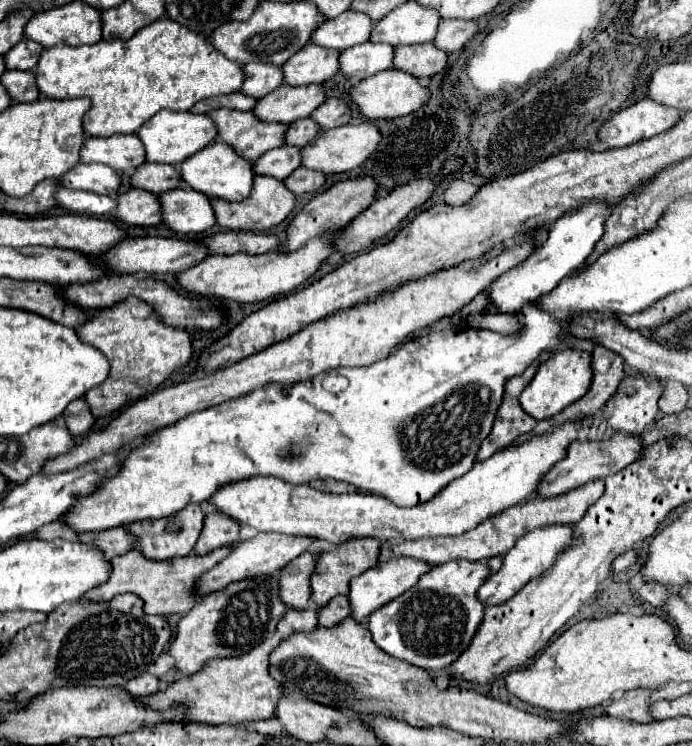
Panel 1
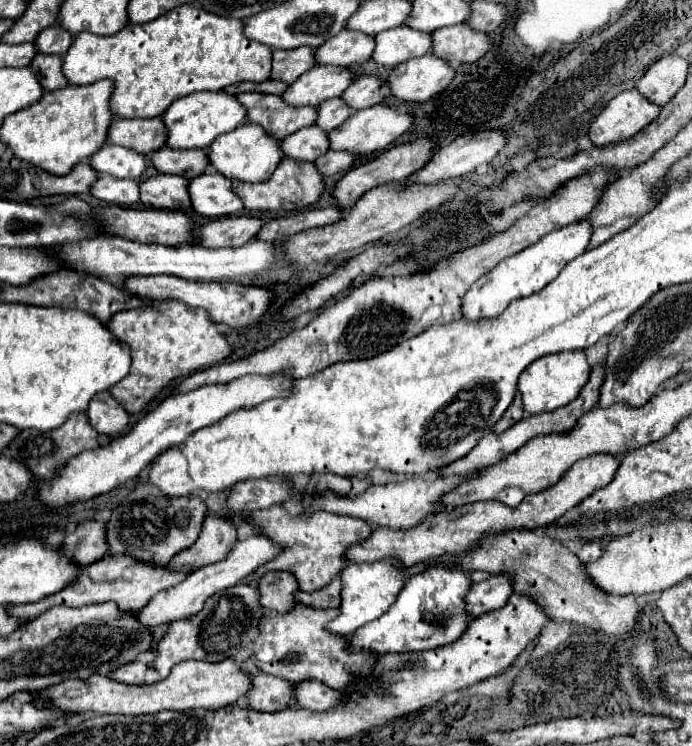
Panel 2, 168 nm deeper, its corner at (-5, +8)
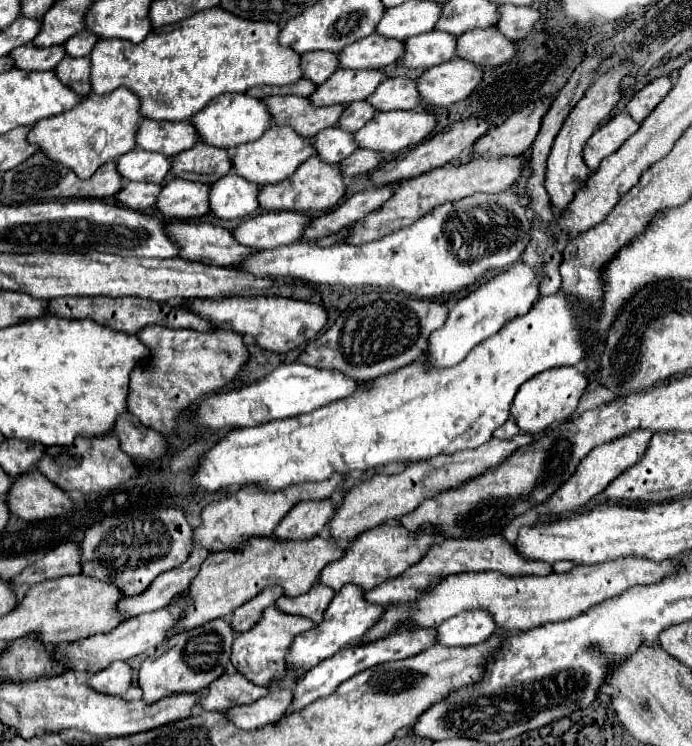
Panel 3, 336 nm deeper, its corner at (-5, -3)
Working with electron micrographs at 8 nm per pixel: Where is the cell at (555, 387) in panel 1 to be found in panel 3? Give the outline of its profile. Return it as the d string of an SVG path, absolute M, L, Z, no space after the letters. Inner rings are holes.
M577 367L547 369L545 373L535 375L535 379L523 383L523 387L517 391L513 399L511 415L523 433L537 435L543 429L547 429L553 421L567 421L575 413L585 387L587 387L587 377Z

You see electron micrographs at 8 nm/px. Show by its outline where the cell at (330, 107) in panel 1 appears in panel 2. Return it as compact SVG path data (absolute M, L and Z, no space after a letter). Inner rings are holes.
M359 76L343 94L341 100L351 110L361 110L379 104L389 94L387 84L377 76ZM385 92L385 94L383 94Z

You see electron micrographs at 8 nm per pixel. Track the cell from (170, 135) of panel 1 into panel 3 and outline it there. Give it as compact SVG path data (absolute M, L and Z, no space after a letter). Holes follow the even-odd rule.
M227 93L215 97L199 115L191 119L195 123L195 129L199 131L199 137L207 145L235 149L237 145L249 143L259 139L269 127L271 127L271 113L267 111L267 105L263 99L251 97L247 93Z

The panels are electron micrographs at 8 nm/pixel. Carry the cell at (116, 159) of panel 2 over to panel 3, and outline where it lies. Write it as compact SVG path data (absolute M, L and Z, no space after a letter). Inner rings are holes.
M133 149L119 157L117 169L123 173L127 181L147 181L147 183L163 183L171 169L171 159L161 153Z

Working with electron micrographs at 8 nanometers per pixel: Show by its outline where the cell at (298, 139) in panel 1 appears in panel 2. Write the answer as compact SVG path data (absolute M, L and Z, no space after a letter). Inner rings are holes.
M331 98L327 102L323 102L317 110L317 120L315 124L325 130L331 132L333 128L337 128L339 124L343 124L347 118L351 116L351 108L347 108L347 104L343 104L339 98Z

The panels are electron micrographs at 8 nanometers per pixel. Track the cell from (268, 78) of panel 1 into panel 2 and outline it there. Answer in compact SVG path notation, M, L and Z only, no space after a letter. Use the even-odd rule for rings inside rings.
M295 48L295 50L273 50L273 68L271 80L281 80L285 84L295 82L303 72L313 68L311 64L313 48Z

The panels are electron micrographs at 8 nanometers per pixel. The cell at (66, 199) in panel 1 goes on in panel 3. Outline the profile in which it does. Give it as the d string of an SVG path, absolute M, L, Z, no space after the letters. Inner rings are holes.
M131 181L131 183L125 183L123 191L119 191L115 197L131 209L145 211L157 203L161 189L163 185L157 185L157 183L133 183Z

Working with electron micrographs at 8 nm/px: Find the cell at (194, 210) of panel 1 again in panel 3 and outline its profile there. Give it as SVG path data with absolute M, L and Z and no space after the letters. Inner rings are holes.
M229 173L229 175L225 175L223 179L219 179L217 183L211 185L211 195L209 195L211 213L217 215L219 219L243 219L243 217L249 217L259 209L259 201L257 201L259 191L261 191L261 185L247 181L245 177L239 177L237 173Z

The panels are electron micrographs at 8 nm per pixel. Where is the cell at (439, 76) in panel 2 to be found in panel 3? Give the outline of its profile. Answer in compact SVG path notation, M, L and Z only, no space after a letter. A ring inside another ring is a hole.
M453 59L443 65L427 69L417 87L423 103L433 107L449 107L461 99L467 99L483 81L483 69L467 59Z

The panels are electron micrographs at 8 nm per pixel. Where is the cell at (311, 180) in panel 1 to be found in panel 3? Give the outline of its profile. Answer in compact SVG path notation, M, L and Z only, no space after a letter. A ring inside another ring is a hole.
M359 149L359 151L355 151L355 155L343 159L343 163L339 163L339 165L343 167L345 177L355 177L355 175L361 175L361 173L375 171L383 161L385 161L385 157L377 151Z

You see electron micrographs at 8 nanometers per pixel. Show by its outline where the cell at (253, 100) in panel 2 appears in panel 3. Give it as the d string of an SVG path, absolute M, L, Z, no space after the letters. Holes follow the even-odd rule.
M275 95L263 99L273 115L277 125L289 125L303 137L313 137L319 131L333 127L347 105L329 105L317 107L311 103L309 97L301 95Z

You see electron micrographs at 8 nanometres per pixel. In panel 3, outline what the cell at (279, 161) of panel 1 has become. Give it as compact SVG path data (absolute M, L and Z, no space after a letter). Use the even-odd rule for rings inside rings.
M337 125L315 135L313 145L315 145L319 157L329 163L339 163L345 157L349 157L353 151L359 149L359 145L355 143L355 133L343 131Z

